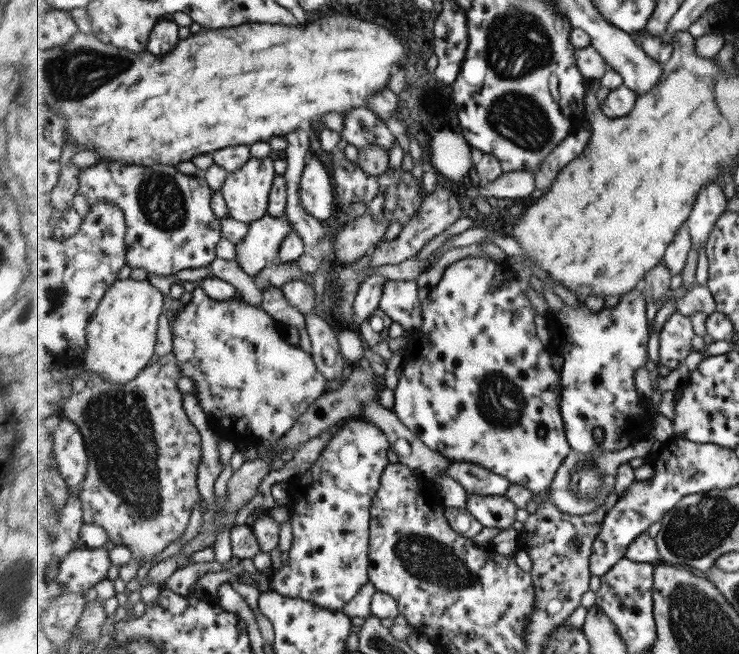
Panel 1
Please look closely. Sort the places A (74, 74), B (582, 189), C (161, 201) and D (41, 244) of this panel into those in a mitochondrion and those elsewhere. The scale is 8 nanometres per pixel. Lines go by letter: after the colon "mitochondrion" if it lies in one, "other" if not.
A: mitochondrion
B: other
C: mitochondrion
D: other

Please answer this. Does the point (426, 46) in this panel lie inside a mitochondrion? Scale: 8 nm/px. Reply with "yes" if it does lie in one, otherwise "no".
no

